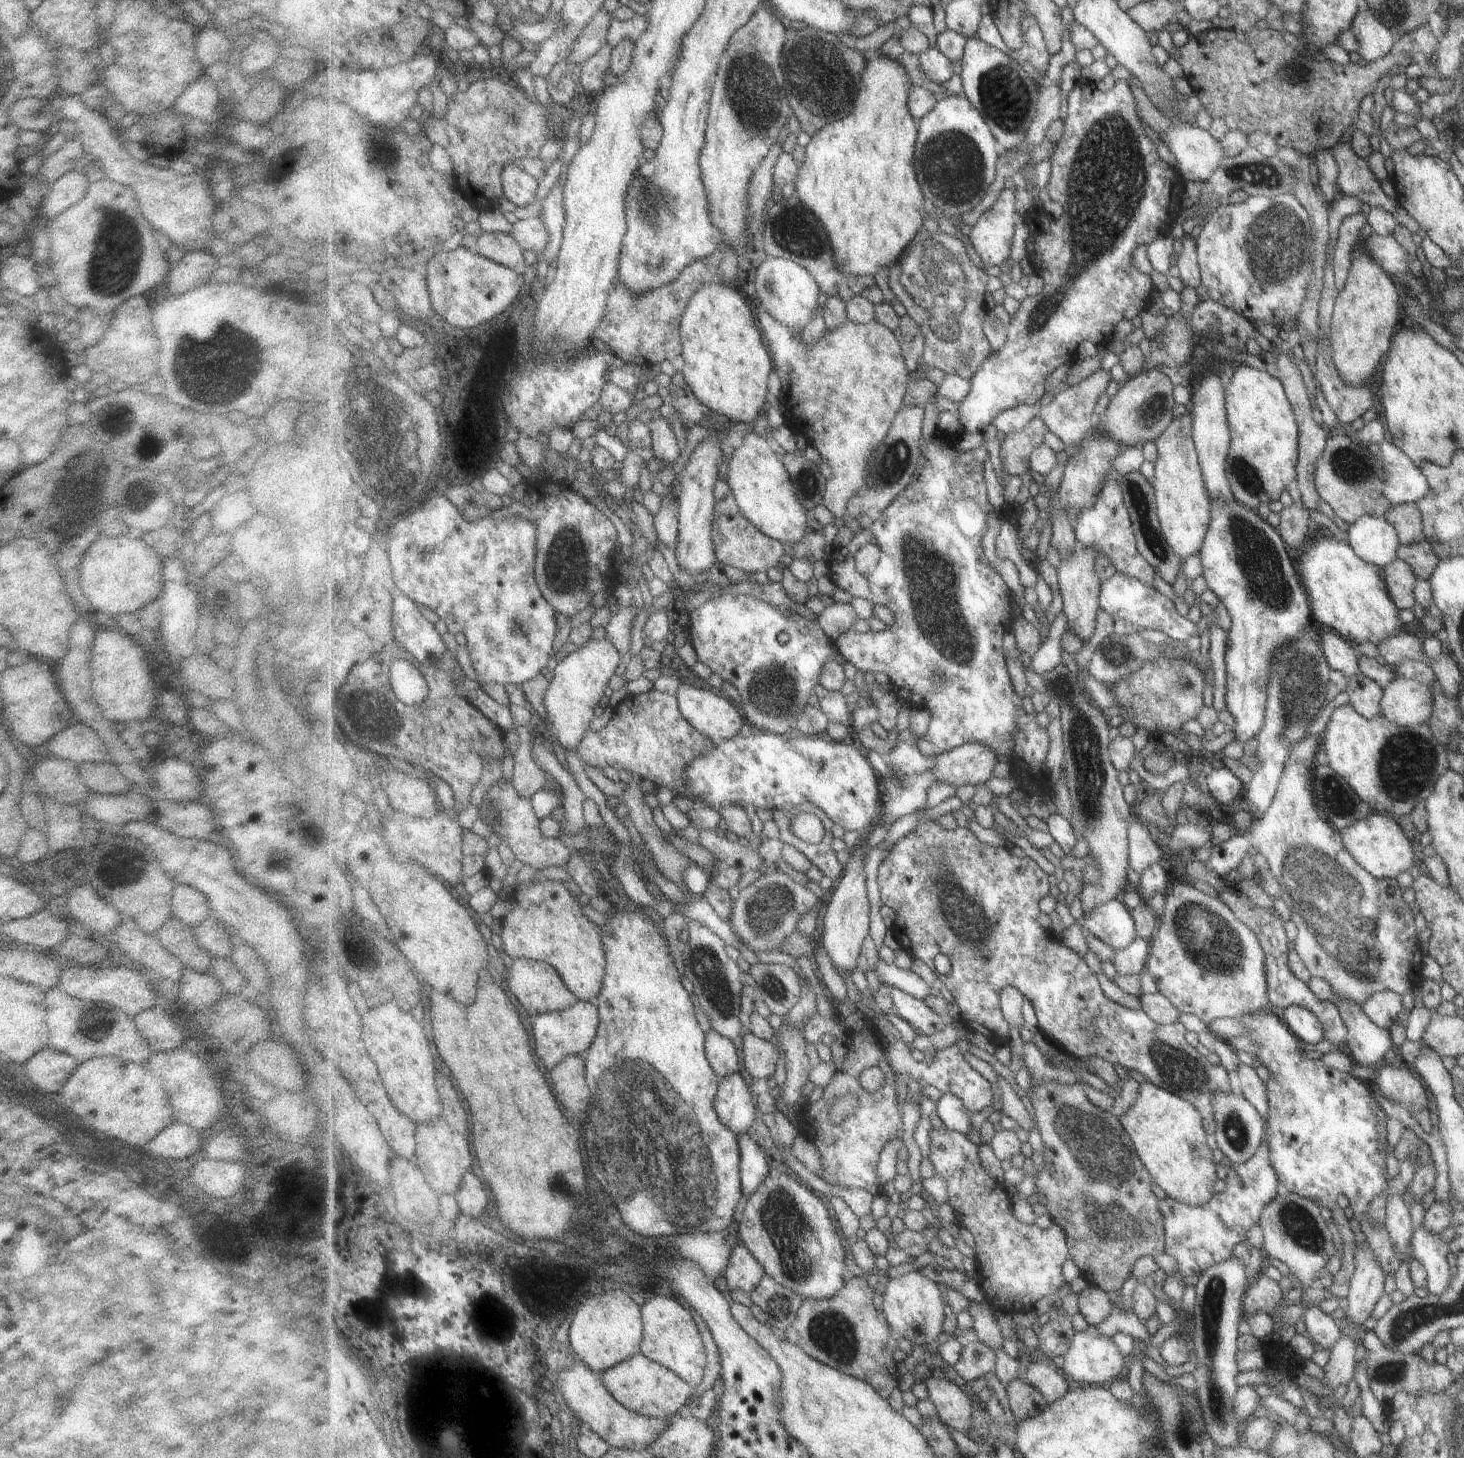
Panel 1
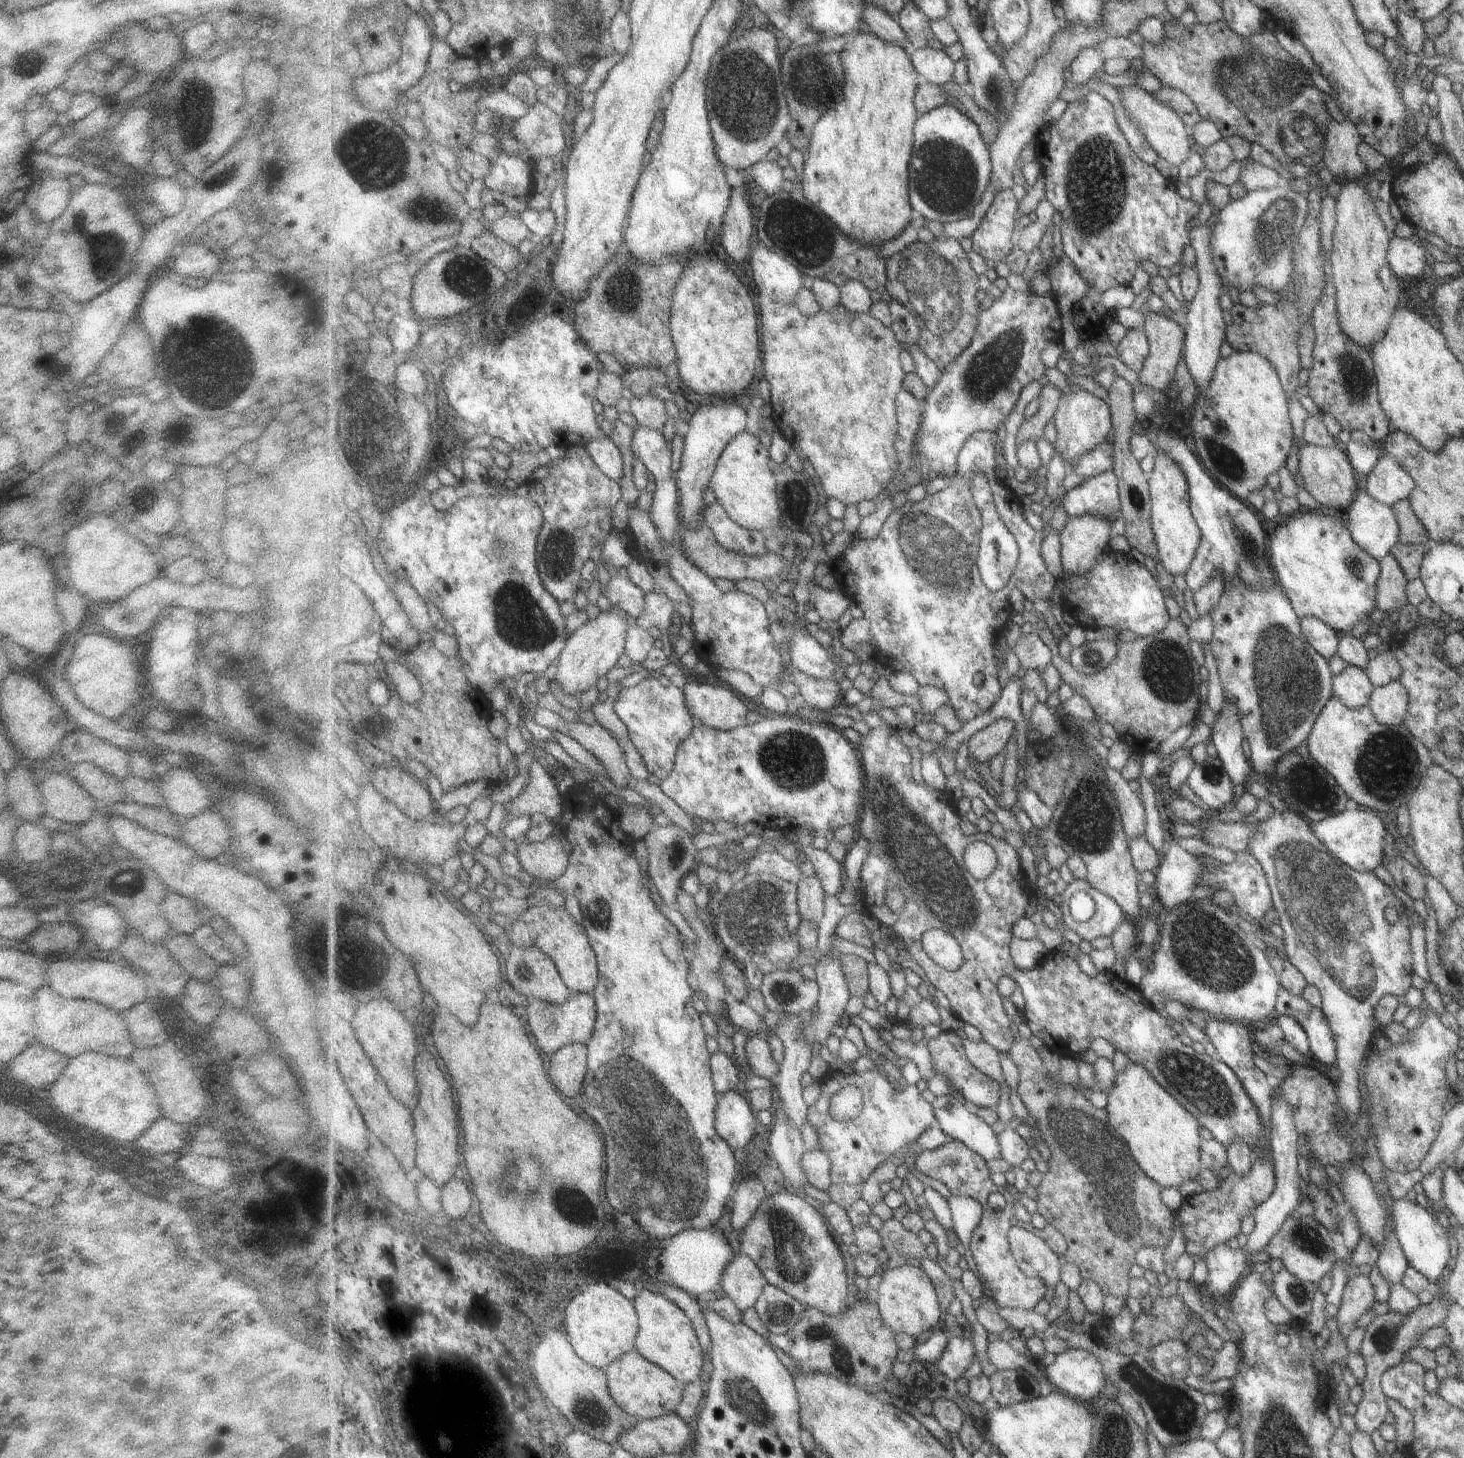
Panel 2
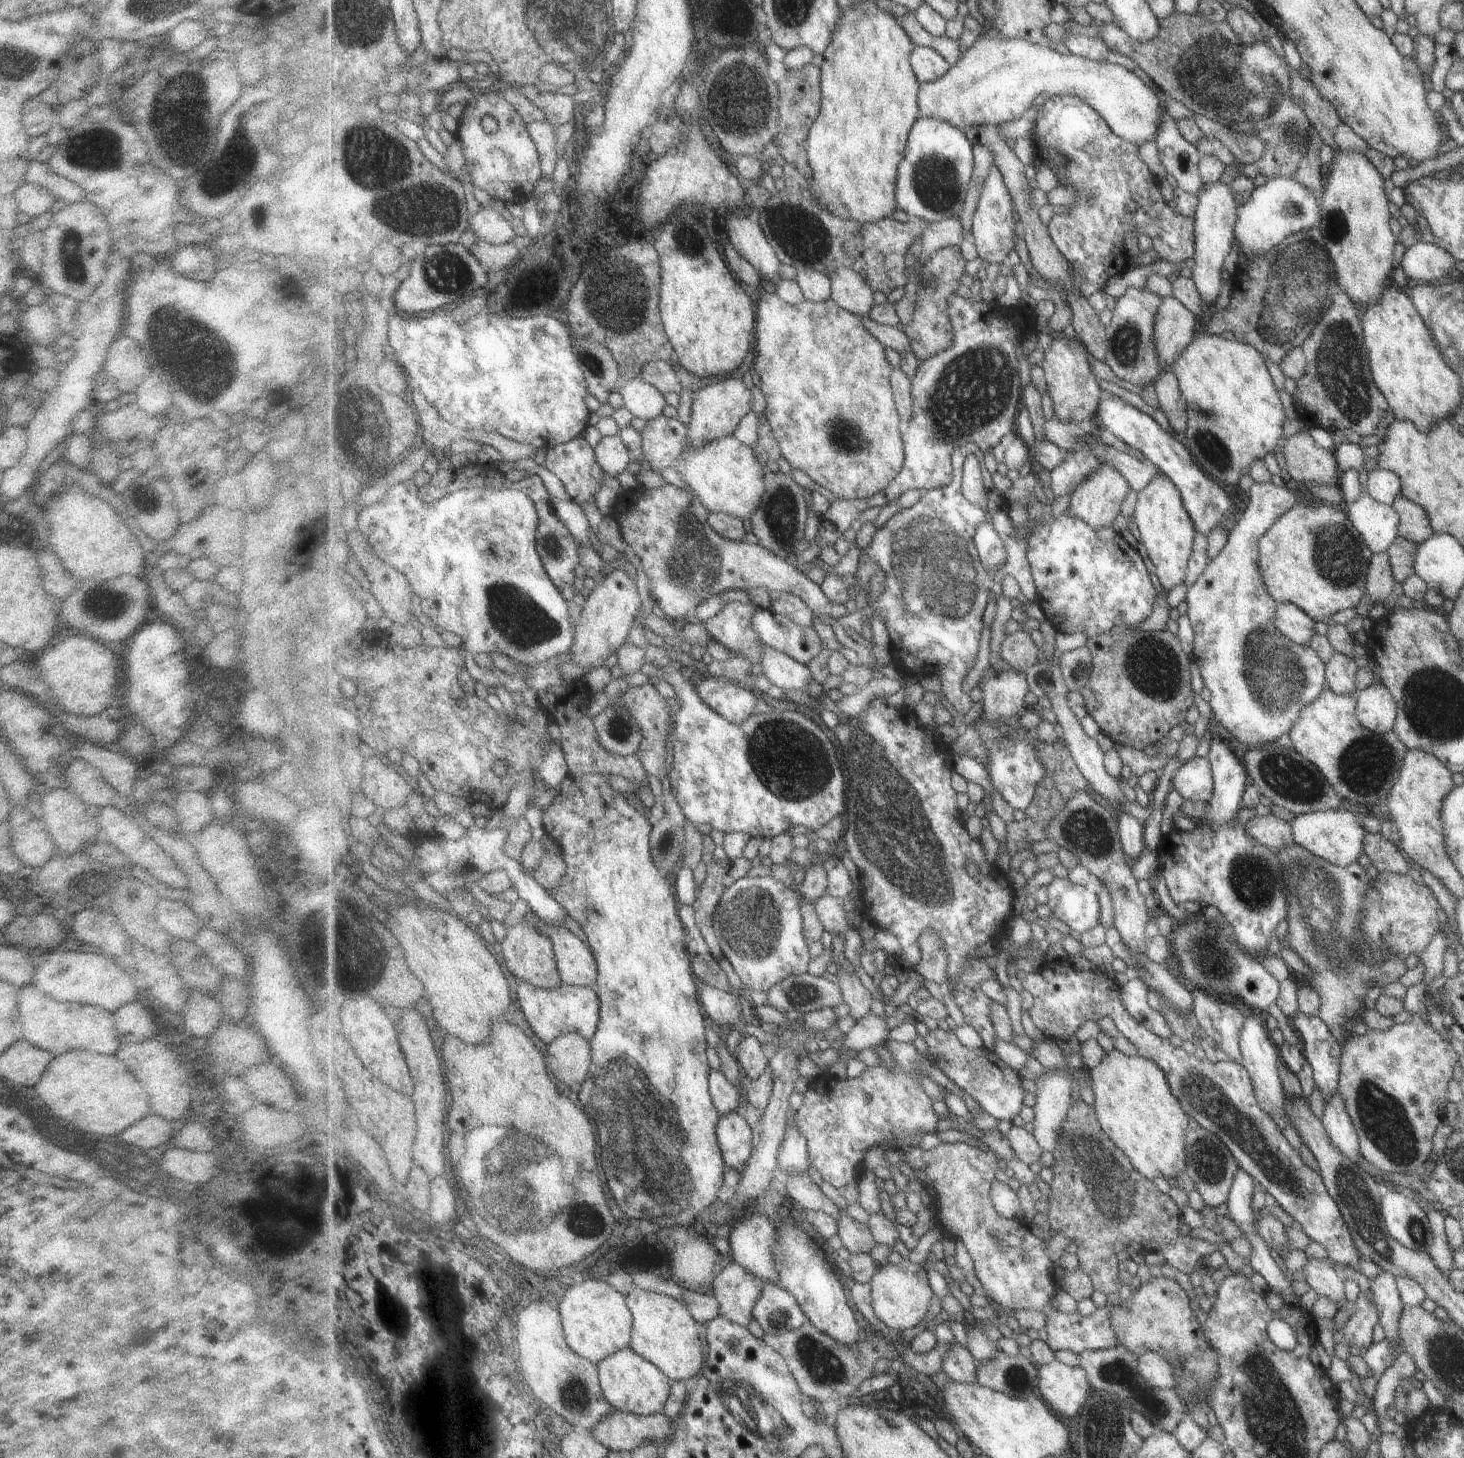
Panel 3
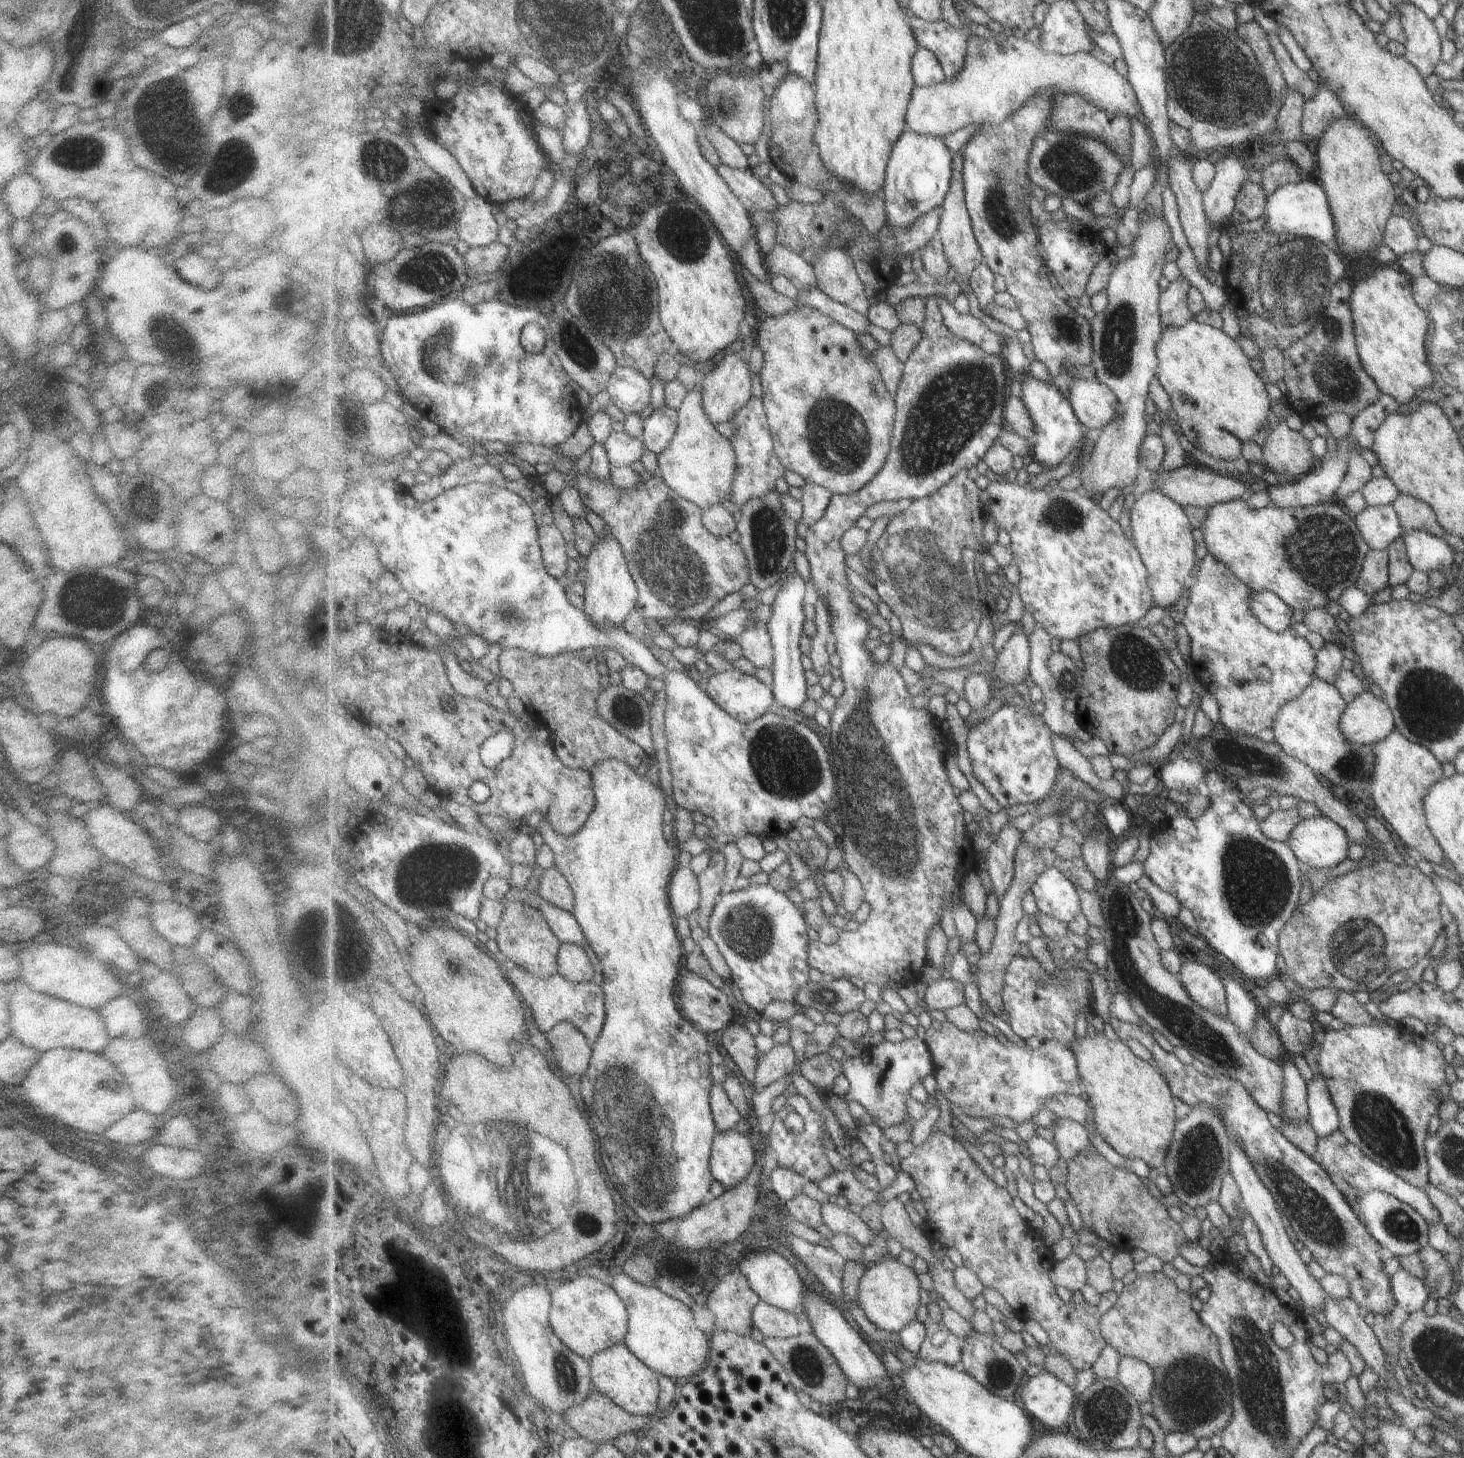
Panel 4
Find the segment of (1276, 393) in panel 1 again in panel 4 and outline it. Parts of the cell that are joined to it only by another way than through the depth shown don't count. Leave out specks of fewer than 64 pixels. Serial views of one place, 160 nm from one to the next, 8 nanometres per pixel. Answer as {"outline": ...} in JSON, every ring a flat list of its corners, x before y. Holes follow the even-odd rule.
{"outline":[[1193,318,1187,324,1171,324,1163,328,1163,336,1157,346,1157,358,1159,365,1156,379,1171,398,1173,418,1178,422,1186,440,1214,458,1237,458,1241,444,1255,436,1259,426,1267,420,1269,412,1269,398,1265,394,1265,386,1251,370,1249,360,1245,358,1241,348,1223,330,1217,330]]}

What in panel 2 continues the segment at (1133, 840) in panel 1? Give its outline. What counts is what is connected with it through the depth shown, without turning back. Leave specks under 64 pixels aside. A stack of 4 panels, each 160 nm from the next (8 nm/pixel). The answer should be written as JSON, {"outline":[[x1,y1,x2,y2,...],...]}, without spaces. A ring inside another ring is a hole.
{"outline":[[1104,751,1100,752,1099,762,1099,765,1104,768,1103,780,1110,786,1122,812,1123,826,1126,829,1128,840,1133,841,1143,837,1146,833,1146,826,1145,808,1143,808,1141,798,1136,796,1136,792,1133,792,1128,780,1121,776,1121,772,1107,764]]}

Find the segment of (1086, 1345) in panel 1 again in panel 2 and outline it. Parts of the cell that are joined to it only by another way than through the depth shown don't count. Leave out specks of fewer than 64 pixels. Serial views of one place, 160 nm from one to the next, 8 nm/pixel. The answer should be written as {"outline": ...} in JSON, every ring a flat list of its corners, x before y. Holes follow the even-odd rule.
{"outline":[[1075,1347,1056,1355,1056,1359,1044,1369,1045,1376,1063,1391,1082,1403,1091,1403,1093,1398,1103,1395,1103,1388,1107,1384,1108,1376,1102,1360,1090,1350]]}

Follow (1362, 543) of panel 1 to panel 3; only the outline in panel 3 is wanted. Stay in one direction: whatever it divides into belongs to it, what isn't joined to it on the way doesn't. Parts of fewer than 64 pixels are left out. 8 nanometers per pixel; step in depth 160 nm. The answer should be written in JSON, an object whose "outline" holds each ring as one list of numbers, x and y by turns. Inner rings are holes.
{"outline":[[1364,492,1347,505,1346,515,1372,553,1386,551,1397,537,1397,513,1390,506,1371,500]]}

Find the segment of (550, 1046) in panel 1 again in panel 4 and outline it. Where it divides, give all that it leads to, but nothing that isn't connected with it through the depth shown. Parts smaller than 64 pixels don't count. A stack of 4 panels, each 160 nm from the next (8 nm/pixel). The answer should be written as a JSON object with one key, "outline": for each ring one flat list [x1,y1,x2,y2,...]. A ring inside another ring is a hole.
{"outline":[[511,960,504,961,504,973,507,974,507,979,525,998,532,1018,541,1033,546,1034,559,1022,567,1020,567,1022,573,1022,592,1045,597,1044,607,1020,606,999,602,986,597,986,592,981,572,982,561,974,555,974,549,978,539,978,537,974,525,970,519,964,512,963]]}

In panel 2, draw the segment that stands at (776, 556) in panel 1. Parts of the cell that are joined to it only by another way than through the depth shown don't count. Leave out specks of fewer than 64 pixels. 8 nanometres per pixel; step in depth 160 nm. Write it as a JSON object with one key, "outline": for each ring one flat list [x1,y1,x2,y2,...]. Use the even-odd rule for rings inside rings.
{"outline":[[718,502,707,506,705,521,715,533,717,542,724,549,736,552,744,557,761,557,768,551,765,546,767,533,757,529,748,529,735,522,730,514]]}

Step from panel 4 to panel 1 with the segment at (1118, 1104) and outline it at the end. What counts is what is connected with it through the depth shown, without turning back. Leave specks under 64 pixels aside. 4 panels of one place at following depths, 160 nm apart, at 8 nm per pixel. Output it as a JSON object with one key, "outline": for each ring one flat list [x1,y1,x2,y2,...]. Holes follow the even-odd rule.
{"outline":[[1147,1080,1140,1083,1140,1098,1120,1122,1133,1139,1147,1170,1167,1196,1188,1205,1206,1205,1218,1194,1215,1182,1219,1176,1213,1149,1207,1145,1208,1132,1202,1114,1173,1092]]}

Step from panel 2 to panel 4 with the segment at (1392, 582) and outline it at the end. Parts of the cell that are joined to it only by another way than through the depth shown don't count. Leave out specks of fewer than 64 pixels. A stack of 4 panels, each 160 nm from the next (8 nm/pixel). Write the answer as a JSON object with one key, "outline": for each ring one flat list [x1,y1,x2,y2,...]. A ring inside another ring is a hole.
{"outline":[[1368,549,1364,553,1357,579,1353,586,1371,598,1376,592,1388,586,1388,555,1385,549]]}

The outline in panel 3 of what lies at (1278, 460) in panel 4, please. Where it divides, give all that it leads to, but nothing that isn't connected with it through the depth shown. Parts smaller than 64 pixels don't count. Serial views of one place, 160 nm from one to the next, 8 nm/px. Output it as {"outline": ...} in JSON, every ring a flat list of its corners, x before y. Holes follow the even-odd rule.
{"outline":[[1307,431,1295,432,1283,442,1283,462,1287,474,1301,484,1336,486,1341,474,1333,451,1316,445]]}

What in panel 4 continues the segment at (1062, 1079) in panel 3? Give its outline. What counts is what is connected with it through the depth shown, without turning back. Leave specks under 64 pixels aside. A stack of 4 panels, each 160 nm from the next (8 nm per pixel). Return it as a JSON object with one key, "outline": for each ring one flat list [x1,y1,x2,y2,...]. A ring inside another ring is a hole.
{"outline":[[1057,1117,1052,1131,1054,1135,1052,1142,1059,1148,1059,1154,1066,1162,1071,1162,1090,1145,1085,1126,1075,1120]]}

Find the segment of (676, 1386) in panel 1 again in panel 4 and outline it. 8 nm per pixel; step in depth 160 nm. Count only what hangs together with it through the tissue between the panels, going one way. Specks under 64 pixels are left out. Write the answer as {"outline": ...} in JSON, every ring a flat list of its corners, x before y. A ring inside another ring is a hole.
{"outline":[[625,1342,615,1344,603,1352,595,1354,590,1359,590,1372,591,1380,594,1384,594,1388,599,1390,600,1394,607,1396,609,1400,615,1402,615,1405,621,1406,623,1410,633,1415,639,1416,654,1416,659,1413,659,1396,662,1390,662,1386,659,1384,659,1378,661,1374,652,1370,649,1366,646,1366,637,1355,633,1354,631,1350,626,1346]]}

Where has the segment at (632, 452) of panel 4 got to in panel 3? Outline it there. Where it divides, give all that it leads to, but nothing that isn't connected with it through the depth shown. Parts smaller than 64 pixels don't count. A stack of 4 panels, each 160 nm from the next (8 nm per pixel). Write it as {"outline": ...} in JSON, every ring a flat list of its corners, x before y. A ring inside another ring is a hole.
{"outline":[[620,434,602,437,595,446,597,463,601,469,611,477,618,477,627,470,631,461,631,454]]}

